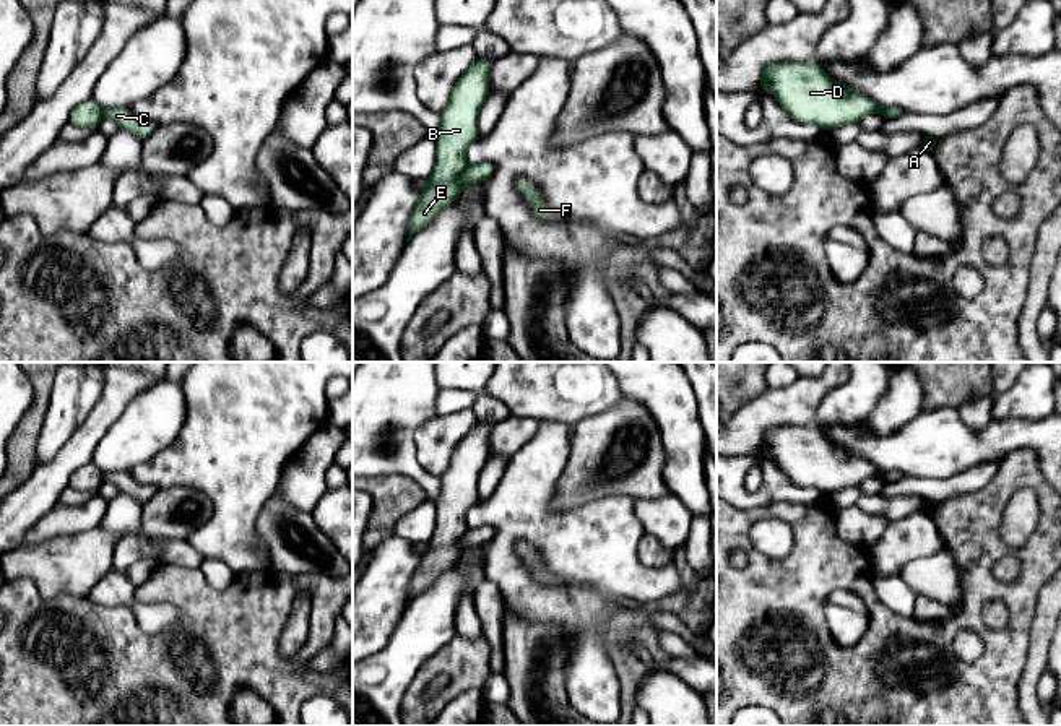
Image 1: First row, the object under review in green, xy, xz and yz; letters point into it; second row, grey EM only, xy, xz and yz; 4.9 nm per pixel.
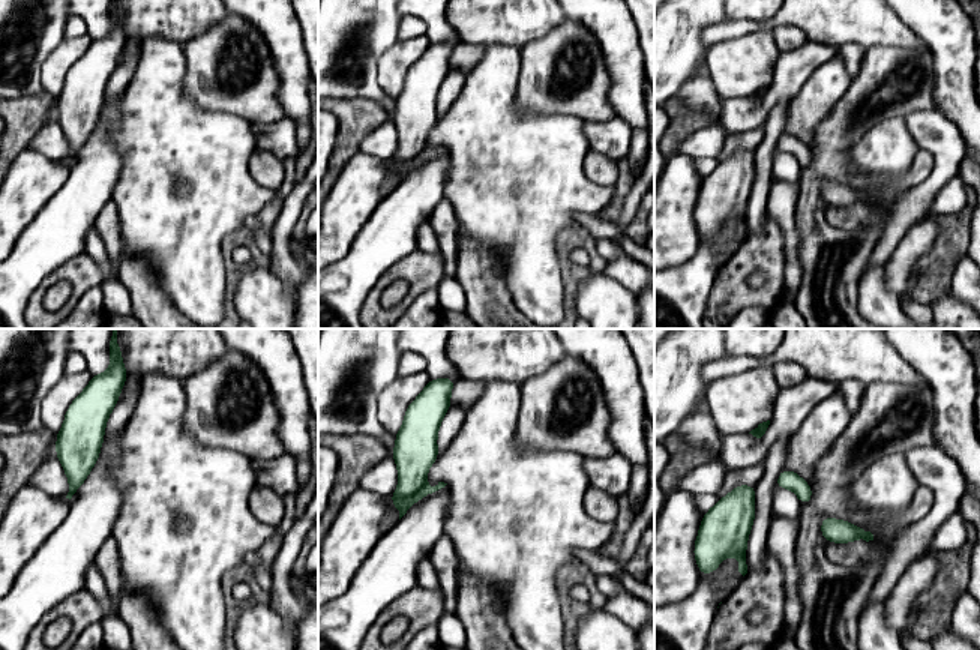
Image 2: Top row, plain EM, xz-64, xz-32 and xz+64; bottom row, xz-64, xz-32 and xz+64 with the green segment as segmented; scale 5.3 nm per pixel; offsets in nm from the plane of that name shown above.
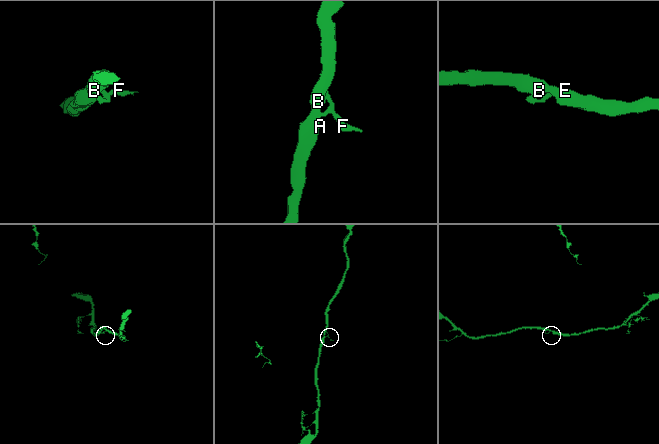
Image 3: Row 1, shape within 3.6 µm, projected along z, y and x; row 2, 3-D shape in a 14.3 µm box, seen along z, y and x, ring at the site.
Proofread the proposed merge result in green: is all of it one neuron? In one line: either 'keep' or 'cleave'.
cleave

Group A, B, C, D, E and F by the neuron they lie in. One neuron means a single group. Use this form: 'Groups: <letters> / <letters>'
Groups: A B D E / C F

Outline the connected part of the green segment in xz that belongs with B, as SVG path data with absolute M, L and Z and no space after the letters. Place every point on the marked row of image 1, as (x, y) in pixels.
M478 60L457 80L450 102L440 112L440 132L435 140L437 159L426 179L411 218L408 240L448 208L461 193L460 177L468 167L466 148L479 140L478 117L489 96L489 70L494 60Z

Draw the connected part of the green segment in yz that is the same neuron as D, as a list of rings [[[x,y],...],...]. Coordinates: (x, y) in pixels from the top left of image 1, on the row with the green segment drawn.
[[[778,62],[762,71],[757,93],[769,89],[780,107],[796,122],[814,123],[825,133],[843,123],[860,123],[869,112],[886,117],[886,107],[866,94],[829,78],[816,62]]]

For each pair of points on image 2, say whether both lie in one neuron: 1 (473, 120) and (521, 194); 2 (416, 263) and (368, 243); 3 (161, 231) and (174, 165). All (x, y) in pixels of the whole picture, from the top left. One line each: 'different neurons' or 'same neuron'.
1: same neuron
2: different neurons
3: same neuron

